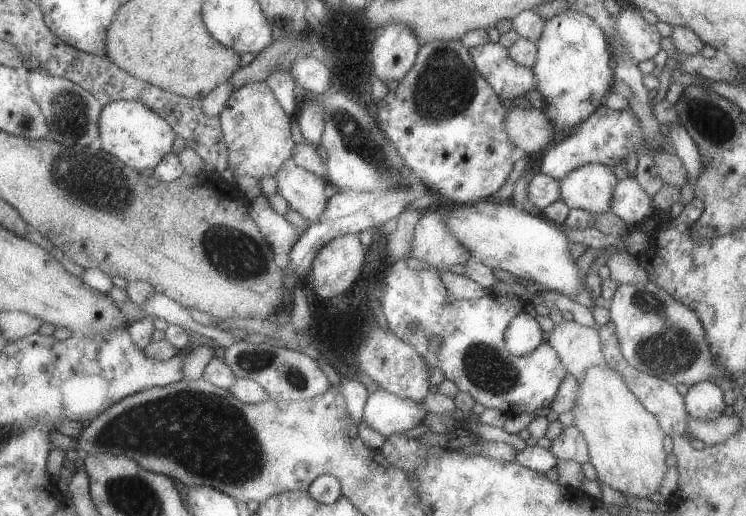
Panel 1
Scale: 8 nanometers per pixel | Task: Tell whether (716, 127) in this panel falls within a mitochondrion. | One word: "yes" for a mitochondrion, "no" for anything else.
yes

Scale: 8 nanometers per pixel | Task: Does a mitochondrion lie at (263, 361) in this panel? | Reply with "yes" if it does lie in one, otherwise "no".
yes

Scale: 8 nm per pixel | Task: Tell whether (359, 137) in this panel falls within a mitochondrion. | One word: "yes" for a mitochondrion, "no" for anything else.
yes

